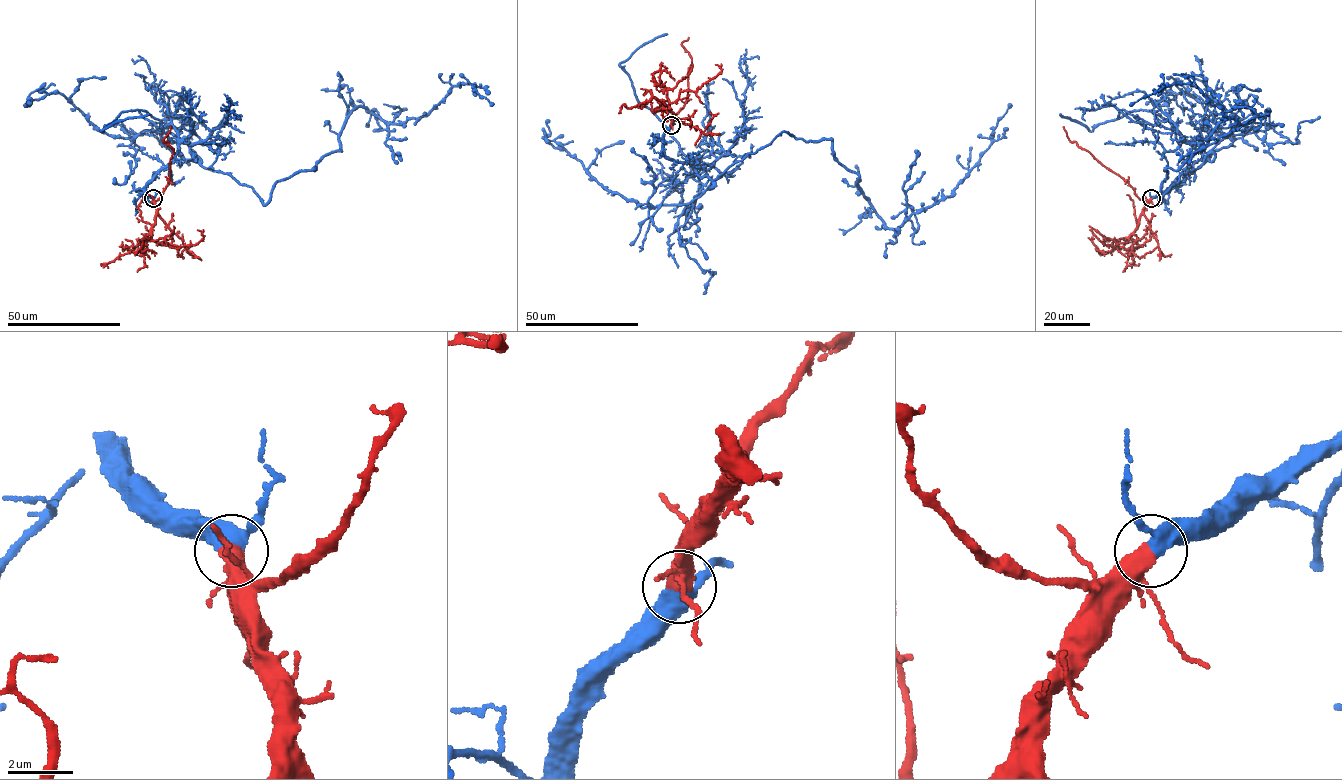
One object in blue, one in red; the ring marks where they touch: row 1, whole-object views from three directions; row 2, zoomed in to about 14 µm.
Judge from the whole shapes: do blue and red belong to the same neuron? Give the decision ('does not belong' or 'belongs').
belongs

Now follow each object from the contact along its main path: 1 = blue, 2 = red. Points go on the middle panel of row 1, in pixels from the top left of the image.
1: (671, 125), (663, 154), (712, 180), (782, 132), (830, 139), (833, 156), (897, 229), (951, 194), (1010, 103)
2: (671, 125), (674, 117), (669, 103), (678, 98), (681, 91), (696, 91), (715, 78), (721, 72), (715, 64)

